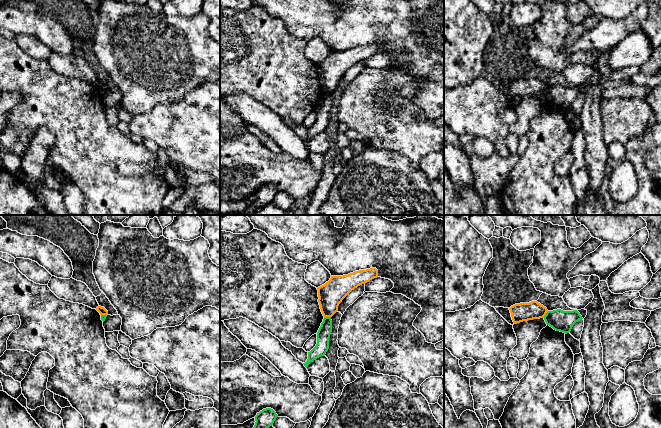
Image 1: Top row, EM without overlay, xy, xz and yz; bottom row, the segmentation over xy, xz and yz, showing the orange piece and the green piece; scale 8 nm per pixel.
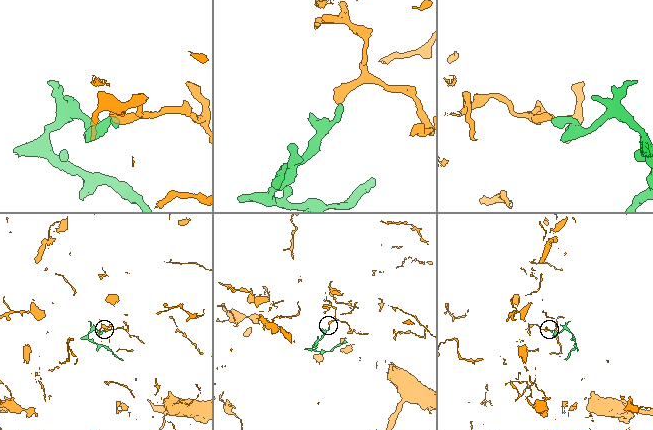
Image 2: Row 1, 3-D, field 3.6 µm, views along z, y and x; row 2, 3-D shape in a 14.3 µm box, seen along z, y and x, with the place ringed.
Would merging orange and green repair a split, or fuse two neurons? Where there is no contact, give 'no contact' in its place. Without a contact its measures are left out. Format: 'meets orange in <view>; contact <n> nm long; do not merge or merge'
meets orange in xz; contact 60 nm long; do not merge

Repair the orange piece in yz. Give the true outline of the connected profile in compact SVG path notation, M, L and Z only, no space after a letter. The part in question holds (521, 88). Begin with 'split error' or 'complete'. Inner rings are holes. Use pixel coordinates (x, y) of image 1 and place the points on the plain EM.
complete | M537 77L515 80L511 82L509 86L514 100L523 97L544 94L548 88L547 84Z

